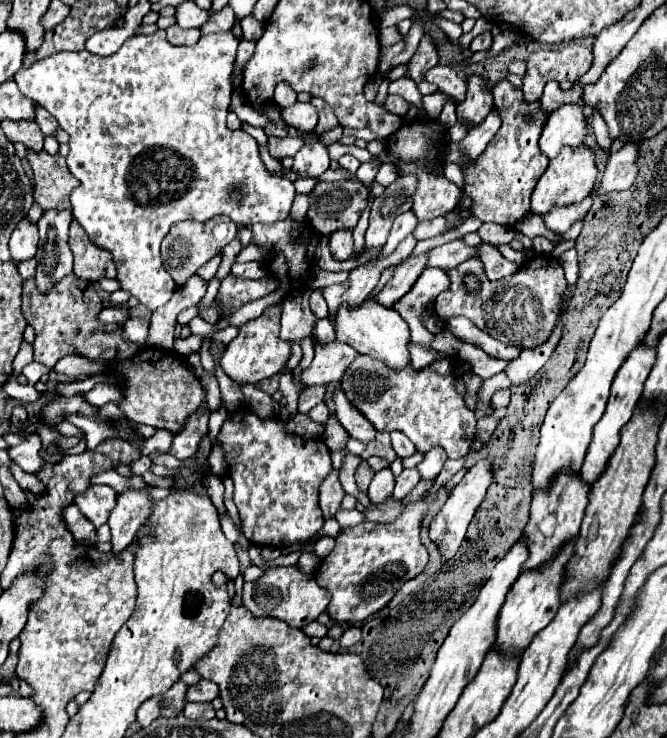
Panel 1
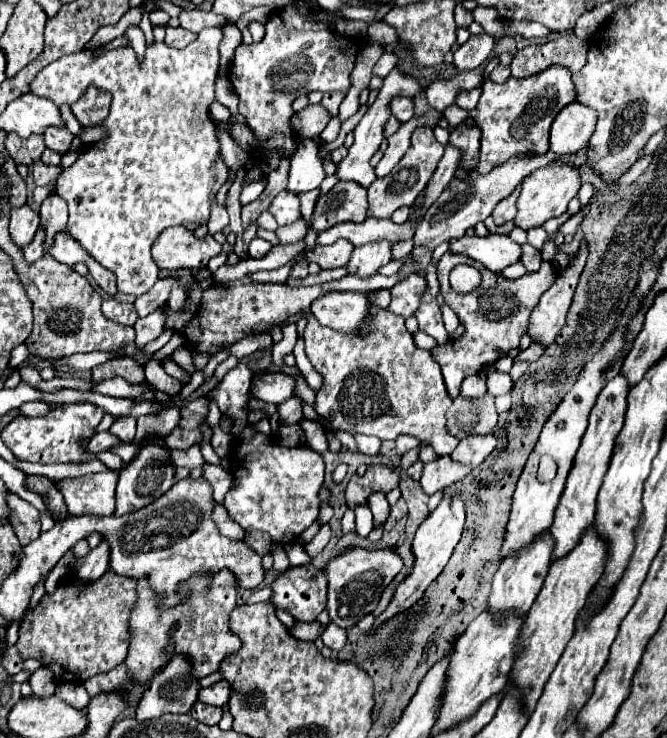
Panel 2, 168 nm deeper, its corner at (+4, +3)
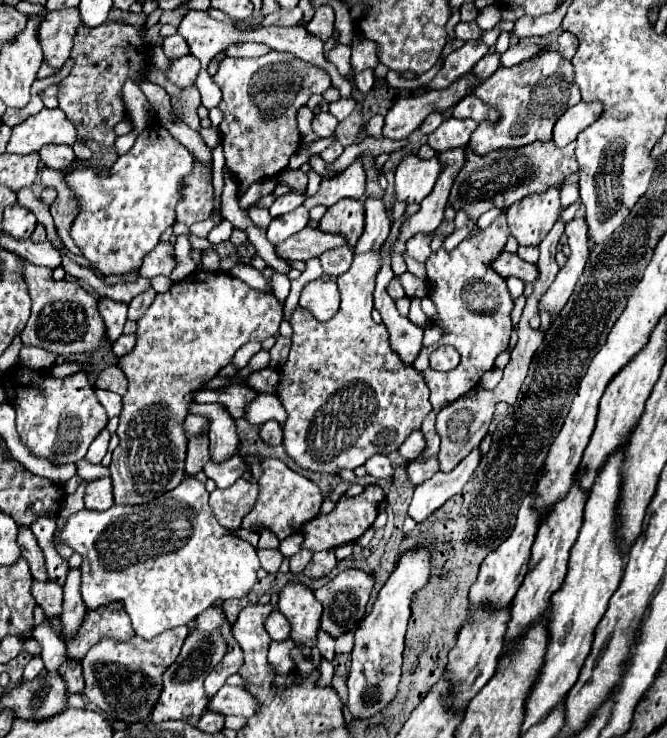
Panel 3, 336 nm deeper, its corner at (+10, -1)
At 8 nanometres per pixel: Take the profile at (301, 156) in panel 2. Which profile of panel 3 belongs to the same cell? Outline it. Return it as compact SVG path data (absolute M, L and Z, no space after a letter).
M294 192L282 194L282 196L278 196L276 202L270 206L270 216L272 216L272 218L278 218L278 216L282 216L282 214L286 214L286 212L292 212L292 210L298 208L302 202L304 202L304 194L294 194Z

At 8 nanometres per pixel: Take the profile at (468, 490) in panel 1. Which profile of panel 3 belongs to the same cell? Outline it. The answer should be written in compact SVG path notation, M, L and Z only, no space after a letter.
M416 548L406 552L392 576L380 590L372 612L360 622L356 630L356 644L352 650L352 666L348 676L348 710L352 718L372 718L380 714L396 696L402 674L404 634L410 618L410 602L418 588L430 578L430 548Z

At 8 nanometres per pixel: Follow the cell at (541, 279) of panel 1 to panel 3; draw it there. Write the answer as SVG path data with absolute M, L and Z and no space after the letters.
M502 214L476 236L462 240L454 250L440 248L426 260L426 278L434 286L430 300L436 306L436 326L442 328L442 338L434 348L440 344L450 344L460 352L462 358L460 364L450 372L438 372L428 366L432 346L424 348L416 358L414 368L424 376L424 382L430 388L430 402L436 410L476 388L482 374L494 368L496 356L508 348L512 332L510 312L514 302L508 294L506 280L492 268L492 258L500 256L508 236L510 230L506 224L506 214Z

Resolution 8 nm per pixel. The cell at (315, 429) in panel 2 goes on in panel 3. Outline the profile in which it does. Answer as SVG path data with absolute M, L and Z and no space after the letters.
M258 394L250 404L246 404L244 418L254 426L260 426L268 420L276 420L282 425L286 421L287 414L282 410L282 404L280 404L278 396Z

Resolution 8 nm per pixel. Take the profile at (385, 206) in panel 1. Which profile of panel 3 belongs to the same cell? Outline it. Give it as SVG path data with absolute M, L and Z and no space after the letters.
M408 156L396 170L396 200L420 204L434 188L444 164L434 156L430 160L420 160L418 156Z

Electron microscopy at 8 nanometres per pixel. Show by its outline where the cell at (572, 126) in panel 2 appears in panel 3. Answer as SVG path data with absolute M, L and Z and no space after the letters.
M578 102L576 106L568 108L554 126L554 144L566 146L576 140L576 136L596 122L604 112L602 102Z

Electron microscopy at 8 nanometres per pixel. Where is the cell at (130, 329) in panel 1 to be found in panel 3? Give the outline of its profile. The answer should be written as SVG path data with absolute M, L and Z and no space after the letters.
M148 288L148 290L144 290L142 294L138 294L138 296L128 304L128 320L138 320L138 318L148 310L148 306L150 306L152 300L154 300L154 296L156 296L154 288Z

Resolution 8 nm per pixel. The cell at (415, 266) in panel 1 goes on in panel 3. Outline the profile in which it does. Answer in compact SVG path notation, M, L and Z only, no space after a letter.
M532 142L522 148L494 150L486 156L478 156L470 144L466 146L466 164L456 176L450 192L450 204L454 210L464 210L468 218L480 218L480 214L492 208L508 208L514 202L530 194L540 194L550 186L562 186L564 178L578 172L578 162L574 156L576 142L556 148L554 142Z

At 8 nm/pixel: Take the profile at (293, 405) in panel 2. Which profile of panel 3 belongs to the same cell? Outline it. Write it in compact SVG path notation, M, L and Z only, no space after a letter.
M270 420L266 424L260 426L260 440L270 444L270 446L278 446L282 442L282 436L280 436L280 424L276 420Z

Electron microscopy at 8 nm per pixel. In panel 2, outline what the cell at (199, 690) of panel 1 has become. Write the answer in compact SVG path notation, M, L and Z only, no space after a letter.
M224 680L208 686L208 688L202 688L200 694L198 694L198 700L204 702L204 704L210 704L210 706L224 706L230 698L230 684L226 684Z

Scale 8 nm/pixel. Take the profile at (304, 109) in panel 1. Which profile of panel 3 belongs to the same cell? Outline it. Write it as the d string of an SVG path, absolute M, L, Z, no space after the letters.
M320 112L314 116L314 122L312 122L312 128L314 132L320 136L320 138L328 138L336 132L336 126L338 126L338 120L330 114L330 112Z

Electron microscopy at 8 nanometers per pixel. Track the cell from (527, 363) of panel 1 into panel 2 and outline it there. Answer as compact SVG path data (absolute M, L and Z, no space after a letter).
M582 240L578 258L574 264L570 264L566 270L558 274L558 280L542 294L538 306L534 308L530 316L530 340L540 342L544 348L548 348L554 338L560 334L560 328L564 326L566 312L572 304L572 296L580 278L580 272L586 264L586 240Z

